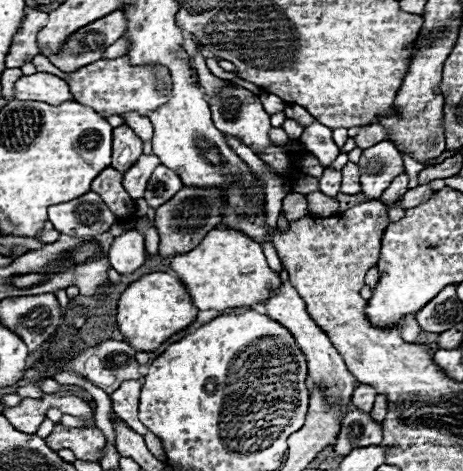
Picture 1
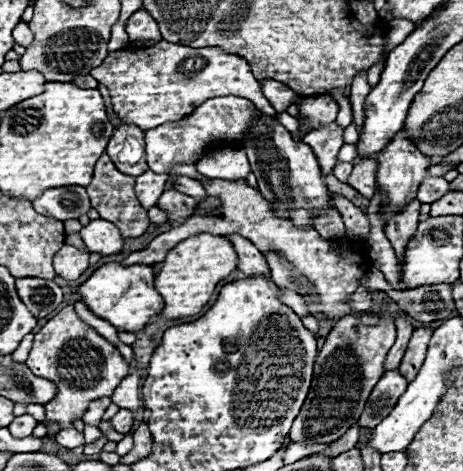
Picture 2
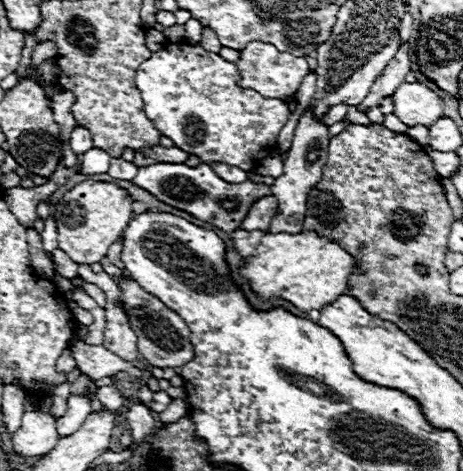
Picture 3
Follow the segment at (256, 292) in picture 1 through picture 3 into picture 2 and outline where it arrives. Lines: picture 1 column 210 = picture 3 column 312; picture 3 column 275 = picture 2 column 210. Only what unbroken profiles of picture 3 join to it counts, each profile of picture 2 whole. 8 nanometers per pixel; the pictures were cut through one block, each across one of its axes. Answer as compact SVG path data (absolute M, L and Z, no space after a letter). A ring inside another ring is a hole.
M202 232L182 240L176 248L168 252L162 270L154 280L154 286L164 300L164 308L160 316L182 318L182 316L198 314L208 304L216 284L222 278L230 276L230 272L234 270L236 270L236 252L224 236Z

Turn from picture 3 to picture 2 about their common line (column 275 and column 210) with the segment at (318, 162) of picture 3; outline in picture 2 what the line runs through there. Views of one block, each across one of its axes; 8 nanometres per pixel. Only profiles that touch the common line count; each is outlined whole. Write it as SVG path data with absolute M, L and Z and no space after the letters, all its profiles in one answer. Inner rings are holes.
M214 178L210 182L202 182L206 186L208 196L218 196L222 200L222 206L218 208L216 216L202 216L196 214L188 218L184 224L172 228L170 232L164 232L156 236L144 250L132 252L128 258L122 260L122 264L156 264L166 258L166 252L186 240L192 234L200 232L210 232L210 234L240 234L242 238L250 240L258 250L268 252L268 250L278 250L282 252L296 268L300 276L310 280L318 292L316 300L308 300L308 308L312 314L322 314L324 318L334 318L340 320L346 314L358 314L348 308L346 296L350 296L358 286L358 278L370 268L370 262L360 254L352 254L348 258L342 258L338 252L330 248L330 240L324 240L314 228L294 228L290 220L278 220L274 212L270 210L270 204L260 196L258 190L250 188L246 180L220 180Z

